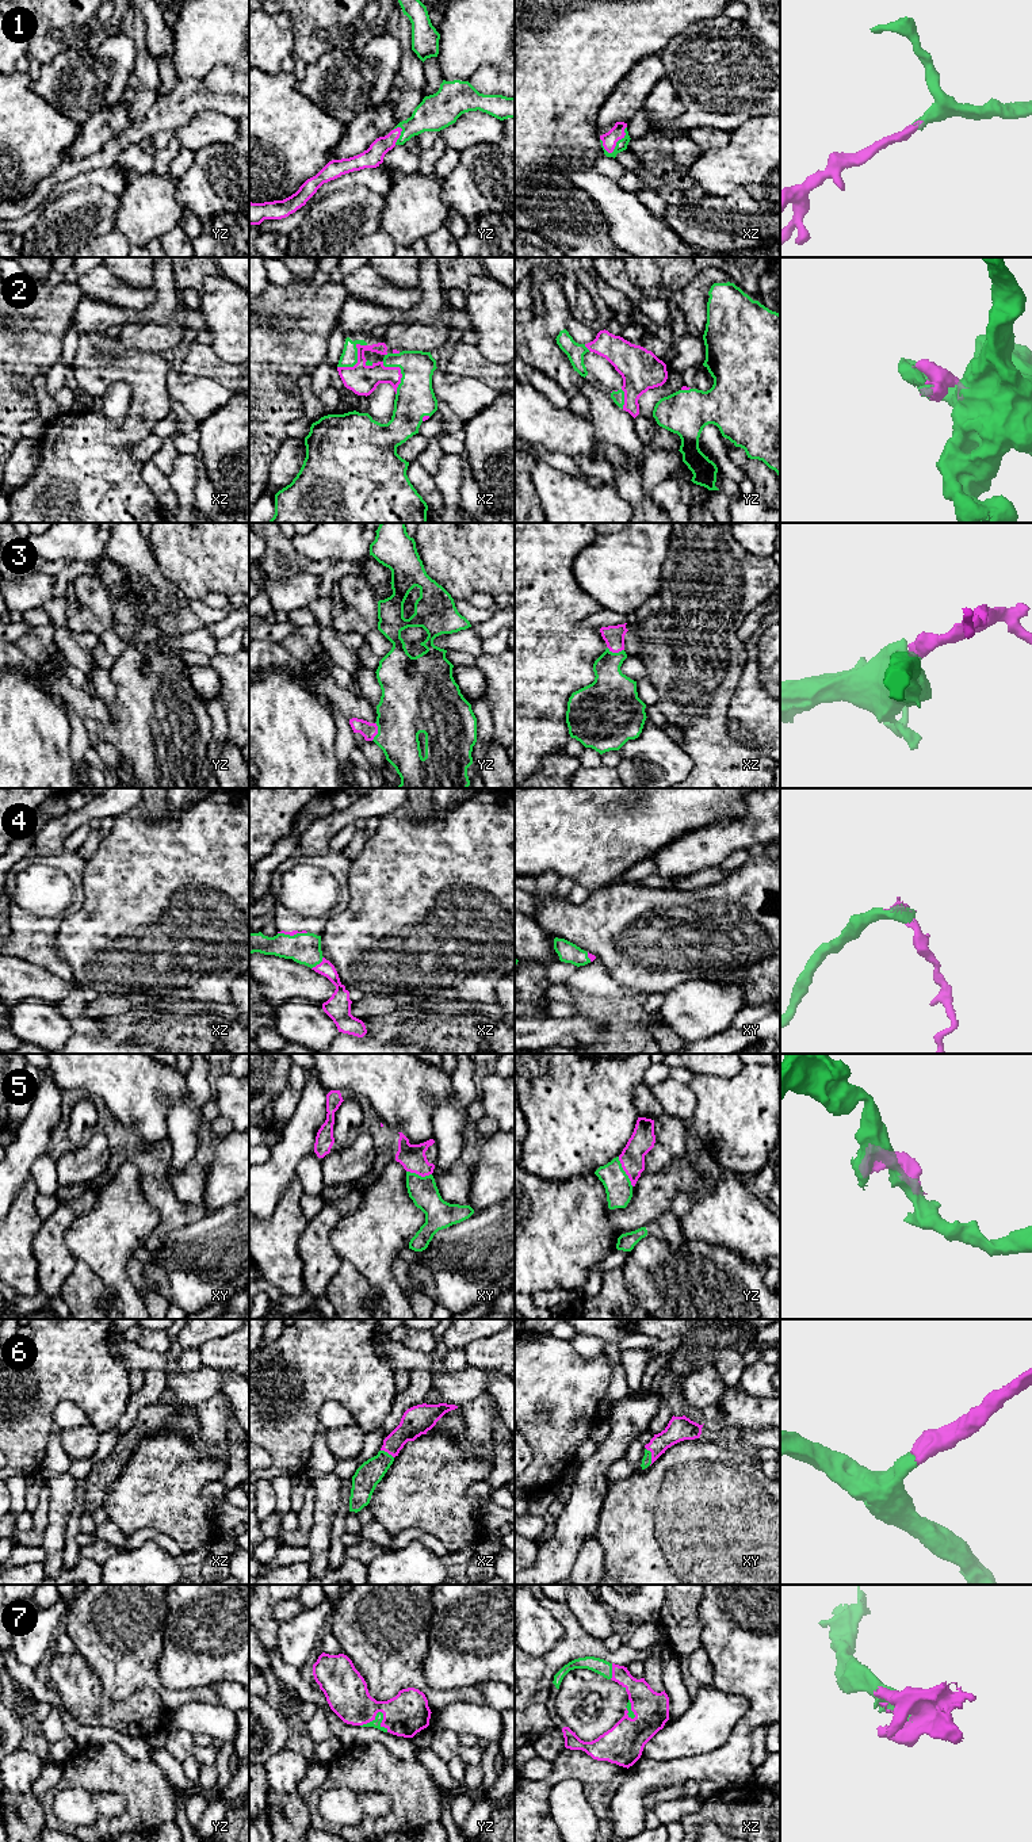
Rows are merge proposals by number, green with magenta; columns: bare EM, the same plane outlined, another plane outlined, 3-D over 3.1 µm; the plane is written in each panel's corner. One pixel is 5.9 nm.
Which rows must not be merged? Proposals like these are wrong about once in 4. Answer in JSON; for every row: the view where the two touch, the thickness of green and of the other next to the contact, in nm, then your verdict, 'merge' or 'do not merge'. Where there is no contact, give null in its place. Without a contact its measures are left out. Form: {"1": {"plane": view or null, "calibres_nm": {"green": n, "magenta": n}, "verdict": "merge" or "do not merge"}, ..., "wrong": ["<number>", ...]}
{"1": {"plane": "xz", "calibres_nm": {"green": 70, "magenta": 90}, "verdict": "merge"}, "2": {"plane": "xz", "calibres_nm": {"green": 100, "magenta": 180}, "verdict": "merge"}, "3": {"plane": "xz", "calibres_nm": {"green": 280, "magenta": 130}, "verdict": "merge"}, "4": {"plane": "xz", "calibres_nm": {"green": 190, "magenta": 110}, "verdict": "merge"}, "5": {"plane": "yz", "calibres_nm": {"green": 160, "magenta": 150}, "verdict": "merge"}, "6": {"plane": "xy", "calibres_nm": {"green": 60, "magenta": 140}, "verdict": "merge"}, "7": {"plane": "yz", "calibres_nm": {"green": 50, "magenta": 260}, "verdict": "merge"}, "wrong": []}

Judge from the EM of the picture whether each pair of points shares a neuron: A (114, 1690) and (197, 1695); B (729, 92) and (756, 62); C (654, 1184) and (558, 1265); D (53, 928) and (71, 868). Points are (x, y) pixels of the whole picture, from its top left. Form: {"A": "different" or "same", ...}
{"A": "same", "B": "same", "C": "same", "D": "same"}

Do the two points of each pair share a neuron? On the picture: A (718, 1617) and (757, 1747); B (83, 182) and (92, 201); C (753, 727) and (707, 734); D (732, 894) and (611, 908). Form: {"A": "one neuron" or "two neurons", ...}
{"A": "two neurons", "B": "two neurons", "C": "two neurons", "D": "one neuron"}

